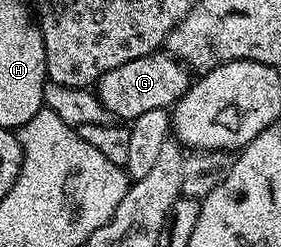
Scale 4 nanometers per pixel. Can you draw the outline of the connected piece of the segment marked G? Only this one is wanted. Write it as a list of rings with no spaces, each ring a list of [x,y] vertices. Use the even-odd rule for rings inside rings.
[[[167,52],[147,54],[101,74],[95,83],[94,93],[109,115],[117,114],[120,117],[117,119],[131,120],[142,116],[142,112],[175,107],[177,100],[188,91],[190,77],[187,73],[189,71]]]

